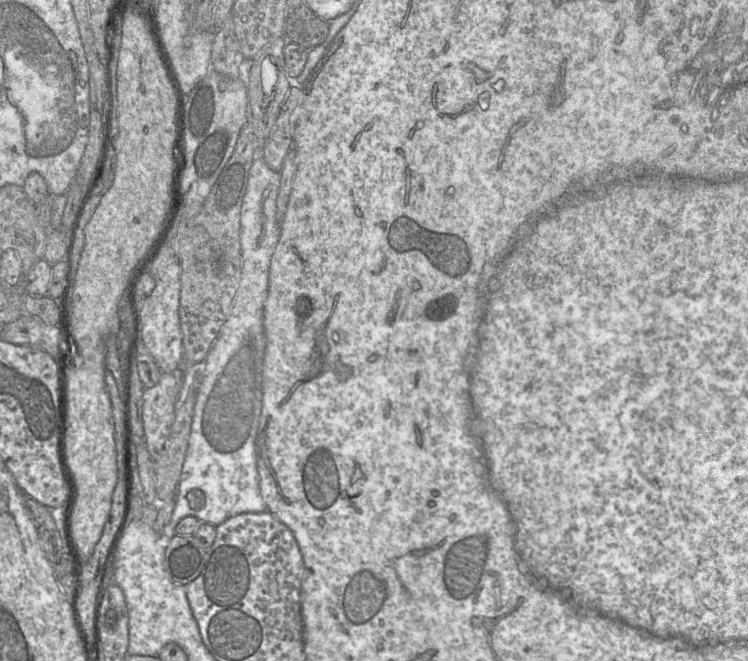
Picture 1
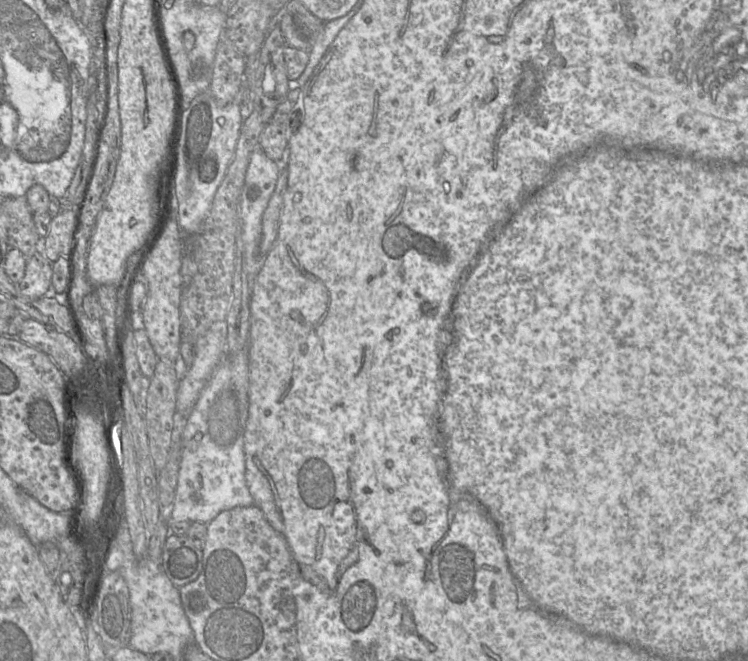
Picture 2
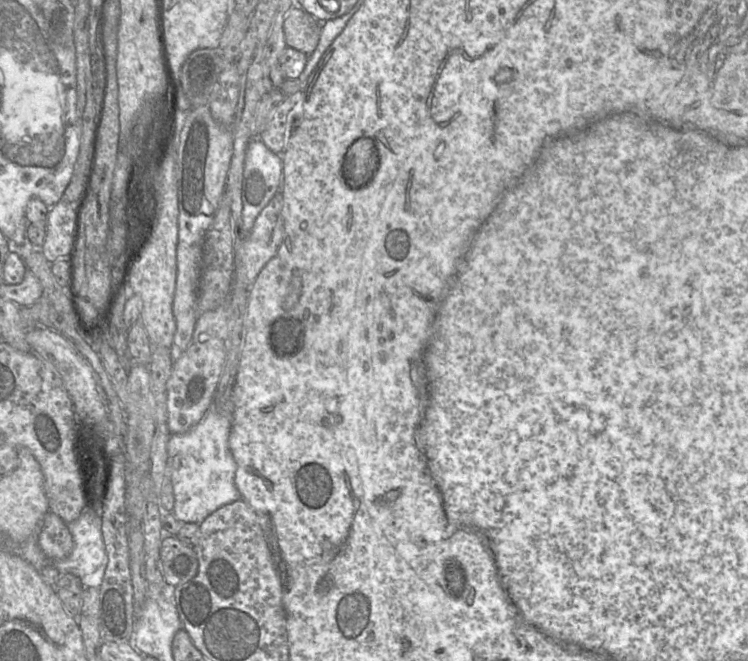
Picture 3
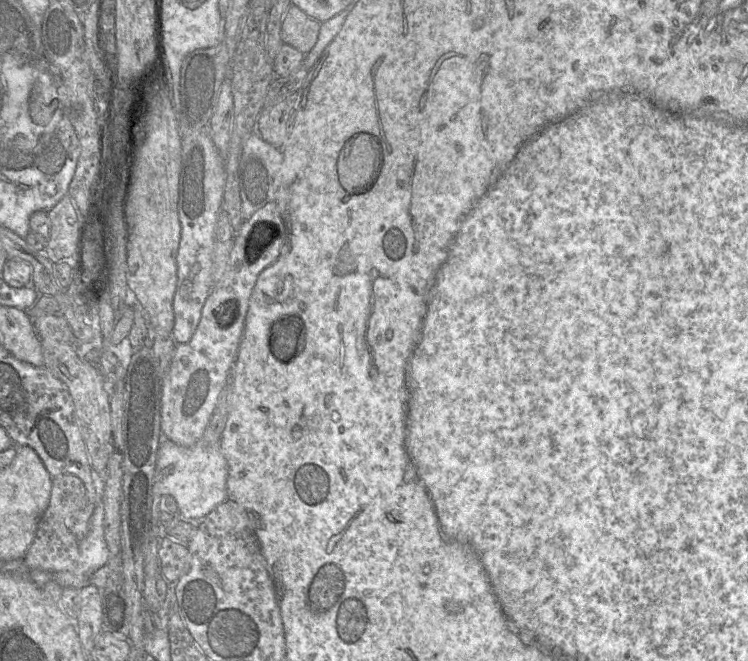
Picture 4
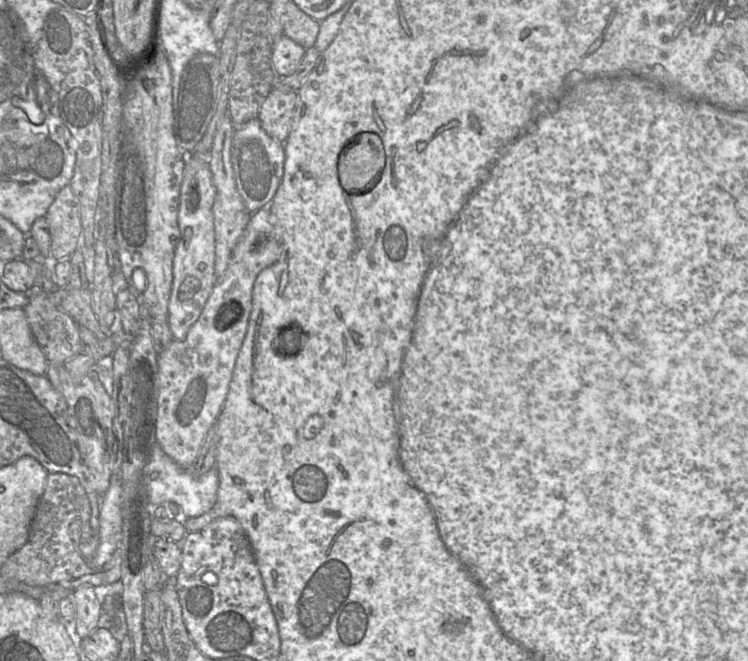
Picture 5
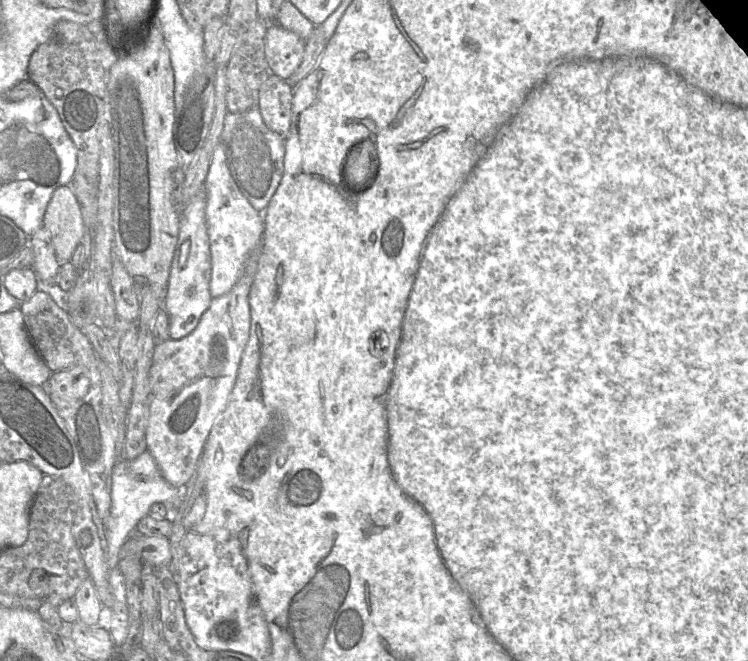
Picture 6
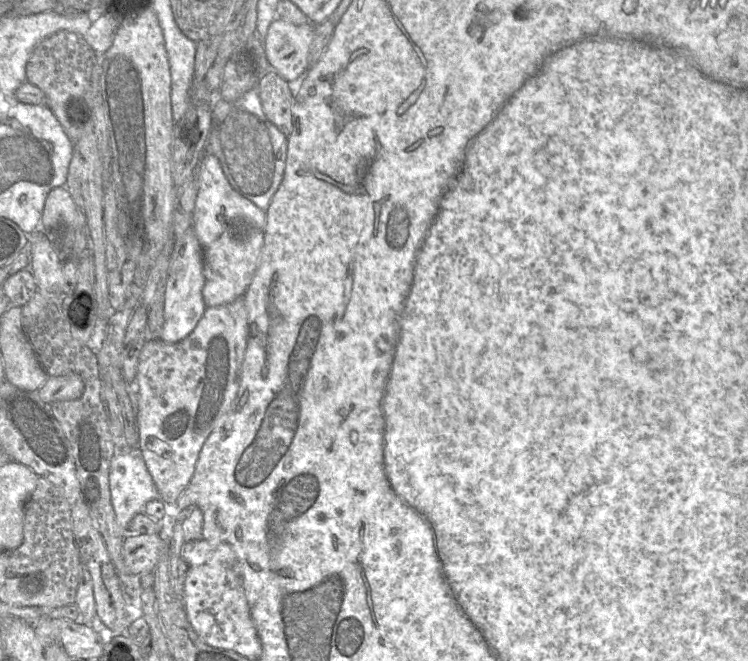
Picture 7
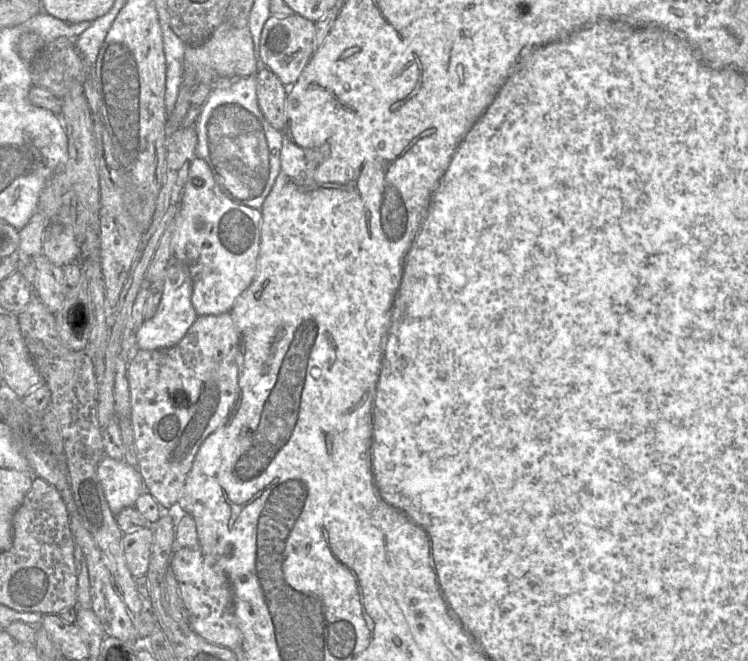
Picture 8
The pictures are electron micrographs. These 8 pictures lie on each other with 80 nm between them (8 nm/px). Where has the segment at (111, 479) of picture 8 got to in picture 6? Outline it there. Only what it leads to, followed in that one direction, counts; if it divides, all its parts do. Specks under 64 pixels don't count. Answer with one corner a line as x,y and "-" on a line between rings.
147,450
135,459
119,459
112,470
111,507
104,521
106,556
110,570
117,566
122,546
134,534
137,523
148,515
150,507
158,502
172,502
177,507
180,500
183,500
183,488
176,488
164,479

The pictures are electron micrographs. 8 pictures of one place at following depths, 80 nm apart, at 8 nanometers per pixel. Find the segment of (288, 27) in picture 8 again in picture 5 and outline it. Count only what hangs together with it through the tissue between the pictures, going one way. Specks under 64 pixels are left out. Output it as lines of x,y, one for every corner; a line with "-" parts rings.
282,35
272,41
272,64
278,77
291,75
299,66
305,54
301,45

